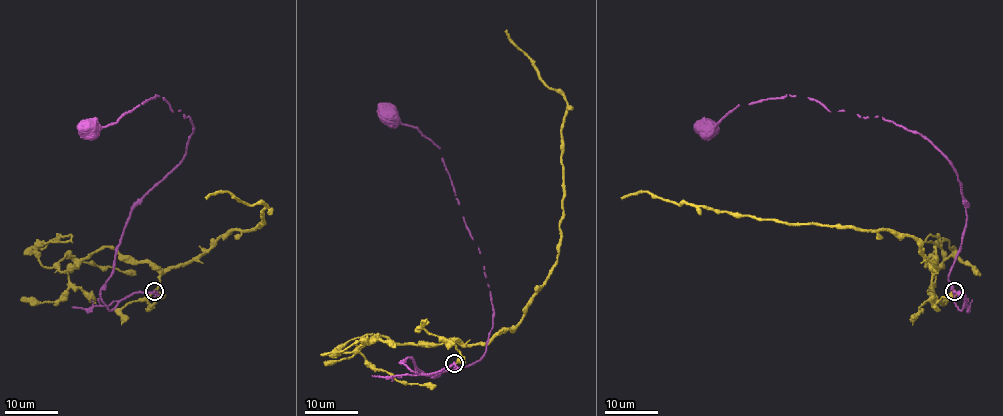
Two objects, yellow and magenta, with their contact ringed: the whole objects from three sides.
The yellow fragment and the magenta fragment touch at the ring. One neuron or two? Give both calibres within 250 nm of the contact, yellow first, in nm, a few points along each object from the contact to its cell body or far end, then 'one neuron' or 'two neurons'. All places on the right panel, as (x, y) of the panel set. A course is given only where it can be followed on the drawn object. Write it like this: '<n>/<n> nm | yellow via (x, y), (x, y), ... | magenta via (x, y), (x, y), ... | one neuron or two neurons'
280/260 nm | yellow via (954, 291), (933, 303), (936, 266), (912, 237), (673, 204), (648, 192), (621, 198) | magenta via (954, 291), (961, 310), (949, 274), (966, 201), (953, 165), (918, 133), (786, 95), (739, 104), (703, 131) | two neurons

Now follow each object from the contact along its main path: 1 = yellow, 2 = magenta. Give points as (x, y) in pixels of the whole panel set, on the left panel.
1: (154, 291), (150, 303), (170, 267), (263, 223), (260, 202), (227, 192), (206, 198)
2: (154, 291), (112, 310), (101, 298), (130, 210), (185, 156), (193, 125), (155, 95), (86, 131)

